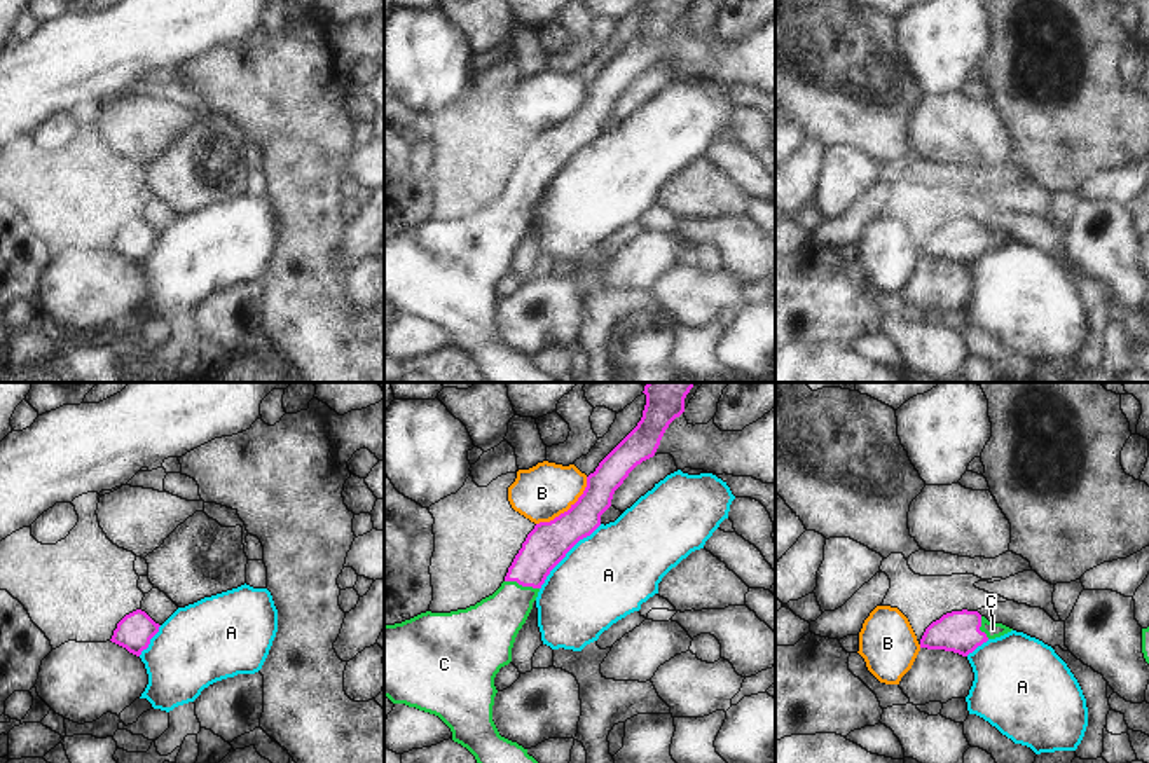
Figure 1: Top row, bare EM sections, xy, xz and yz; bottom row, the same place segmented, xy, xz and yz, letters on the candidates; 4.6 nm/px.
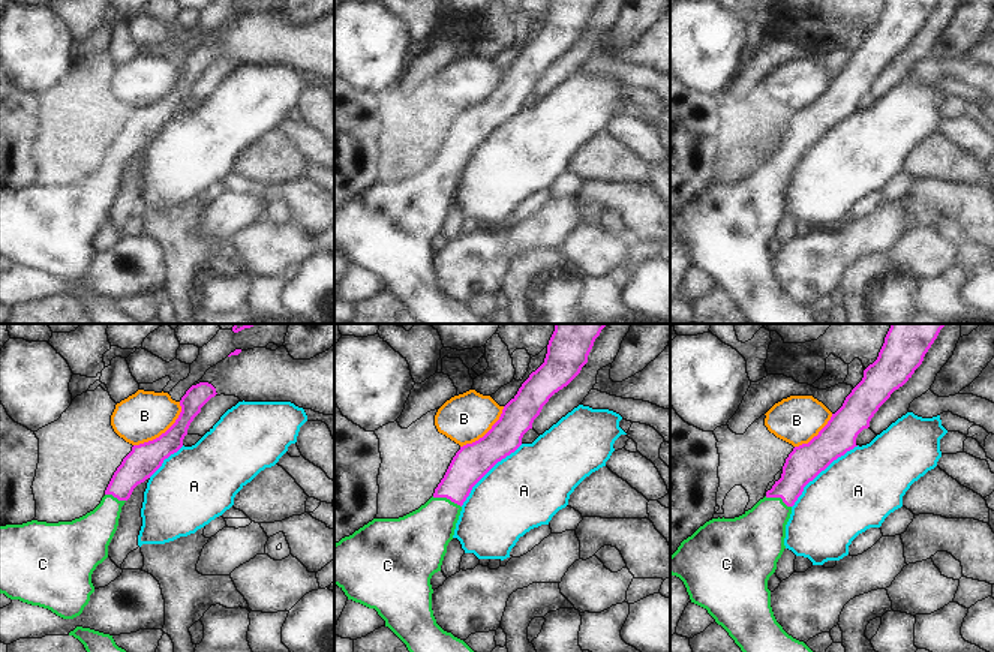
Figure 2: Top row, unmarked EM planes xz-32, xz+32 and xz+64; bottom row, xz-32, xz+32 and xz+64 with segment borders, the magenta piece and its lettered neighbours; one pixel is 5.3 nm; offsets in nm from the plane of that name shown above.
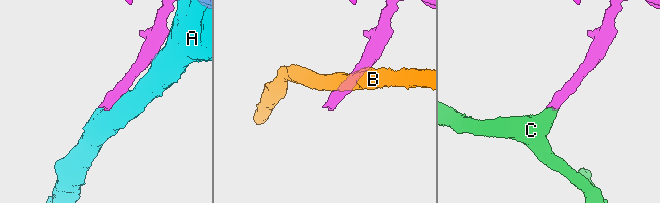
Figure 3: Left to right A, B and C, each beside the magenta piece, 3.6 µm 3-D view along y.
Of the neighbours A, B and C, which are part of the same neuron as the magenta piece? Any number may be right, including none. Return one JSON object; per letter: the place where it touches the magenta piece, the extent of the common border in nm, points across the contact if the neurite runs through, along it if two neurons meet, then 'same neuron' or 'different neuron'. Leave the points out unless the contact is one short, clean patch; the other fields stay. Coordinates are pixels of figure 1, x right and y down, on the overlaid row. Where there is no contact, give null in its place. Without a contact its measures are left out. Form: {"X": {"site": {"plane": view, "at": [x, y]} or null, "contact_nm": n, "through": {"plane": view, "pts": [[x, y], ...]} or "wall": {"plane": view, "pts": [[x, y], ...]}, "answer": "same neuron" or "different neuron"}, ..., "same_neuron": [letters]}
{"A": {"site": {"plane": "xz", "at": [566, 552]}, "contact_nm": 420, "wall": {"plane": "xz", "pts": [[601, 524], [566, 554], [540, 589]]}, "answer": "different neuron"}, "B": {"site": {"plane": "xz", "at": [570, 508]}, "contact_nm": 320, "wall": {"plane": "xz", "pts": [[587, 477], [584, 493], [566, 510], [536, 524]]}, "answer": "different neuron"}, "C": {"site": {"plane": "xz", "at": [522, 585]}, "contact_nm": 170, "through": {"plane": "xz", "pts": [[547, 543], [524, 577], [522, 585], [509, 608], [489, 627]]}, "answer": "same neuron"}, "same_neuron": ["C"]}

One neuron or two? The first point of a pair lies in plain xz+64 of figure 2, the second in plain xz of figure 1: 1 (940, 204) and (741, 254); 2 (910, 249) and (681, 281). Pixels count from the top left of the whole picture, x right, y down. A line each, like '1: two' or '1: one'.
1: one
2: one

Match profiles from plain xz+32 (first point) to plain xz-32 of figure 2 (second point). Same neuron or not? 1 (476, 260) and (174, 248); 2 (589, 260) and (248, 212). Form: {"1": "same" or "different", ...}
{"1": "different", "2": "different"}

